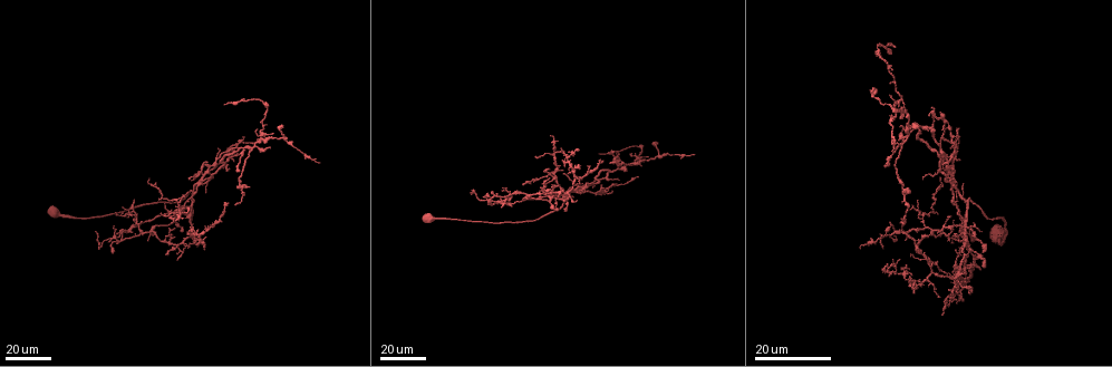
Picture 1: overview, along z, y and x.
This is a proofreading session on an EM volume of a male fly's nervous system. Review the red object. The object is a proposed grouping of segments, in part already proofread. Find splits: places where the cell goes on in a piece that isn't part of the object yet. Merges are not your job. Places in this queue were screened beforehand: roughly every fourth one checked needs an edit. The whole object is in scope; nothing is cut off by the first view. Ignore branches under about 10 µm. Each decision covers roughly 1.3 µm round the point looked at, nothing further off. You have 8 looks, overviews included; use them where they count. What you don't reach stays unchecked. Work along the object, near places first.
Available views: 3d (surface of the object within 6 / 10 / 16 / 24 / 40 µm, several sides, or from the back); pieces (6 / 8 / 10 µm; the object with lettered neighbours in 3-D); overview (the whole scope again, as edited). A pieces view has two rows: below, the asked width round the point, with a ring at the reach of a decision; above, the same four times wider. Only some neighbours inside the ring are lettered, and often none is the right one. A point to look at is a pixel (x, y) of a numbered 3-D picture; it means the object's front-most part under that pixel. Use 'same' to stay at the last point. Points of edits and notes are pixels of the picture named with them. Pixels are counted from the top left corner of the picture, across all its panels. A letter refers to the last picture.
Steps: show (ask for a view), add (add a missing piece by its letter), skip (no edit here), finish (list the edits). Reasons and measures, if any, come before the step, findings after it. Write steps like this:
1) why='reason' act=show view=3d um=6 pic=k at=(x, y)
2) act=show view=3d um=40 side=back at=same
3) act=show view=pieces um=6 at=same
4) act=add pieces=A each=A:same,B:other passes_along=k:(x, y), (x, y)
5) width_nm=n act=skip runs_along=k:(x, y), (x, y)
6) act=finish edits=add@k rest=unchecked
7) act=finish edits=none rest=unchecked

why='free end' act=show view=3d um=24 pic=1 at=(873, 90)

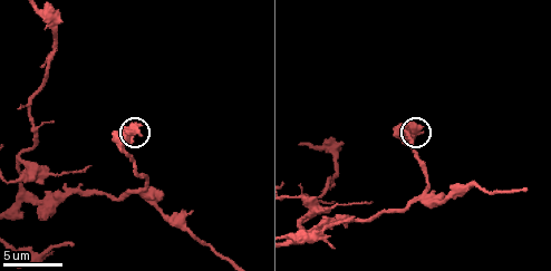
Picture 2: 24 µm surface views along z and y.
act=show view=pieces um=6 pic=2 at=(138, 126)

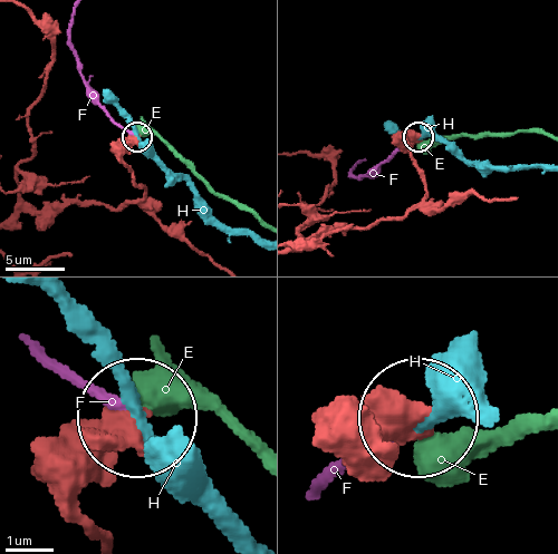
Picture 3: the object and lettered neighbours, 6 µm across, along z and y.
act=skip each=E:other,F:other,H:other runs_along=3:(48, 209), (136, 201), (143, 186), (122, 156), (135, 139) found='none of them fits'

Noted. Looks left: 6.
why='branch stops here' act=show view=3d um=10 pic=2 at=(351, 218)

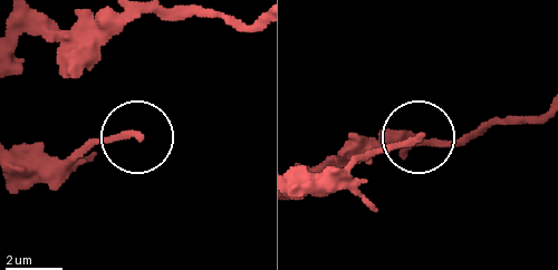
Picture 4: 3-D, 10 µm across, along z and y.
act=show view=pieces um=8 pic=4 at=(139, 136)

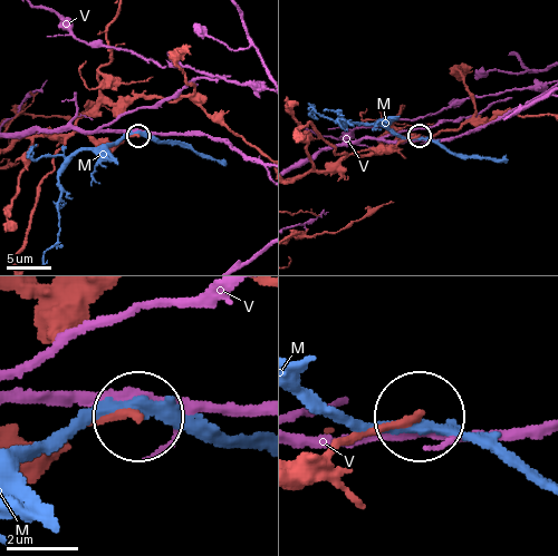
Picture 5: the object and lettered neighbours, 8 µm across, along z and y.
act=skip each=M:other,V:other found='none of them fits'

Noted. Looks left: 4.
why='tapers out' act=show view=3d um=40 pic=1 at=(556, 164)

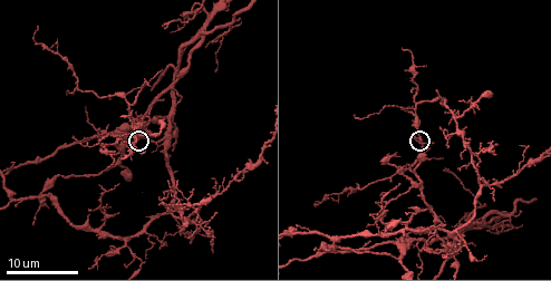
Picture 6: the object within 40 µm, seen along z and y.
act=show view=pieces um=8 pic=6 at=(413, 137)

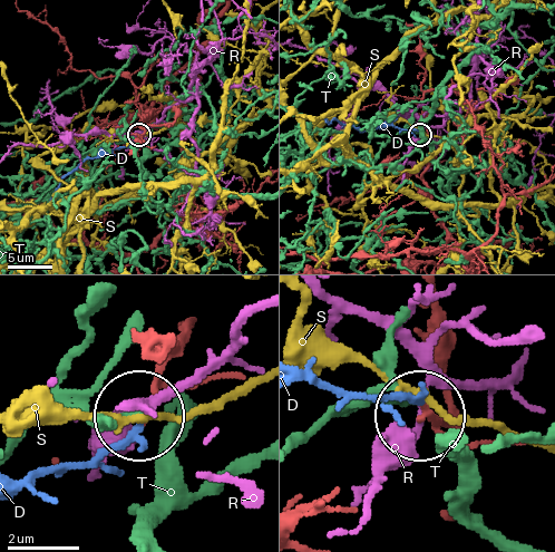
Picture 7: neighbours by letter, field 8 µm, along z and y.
width_nm=160 act=add pieces=D each=D:same,R:other,S:other,T:other found='the cell continues'

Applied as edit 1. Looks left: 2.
why='an open end' act=show view=3d um=40 pic=1 at=(944, 165)

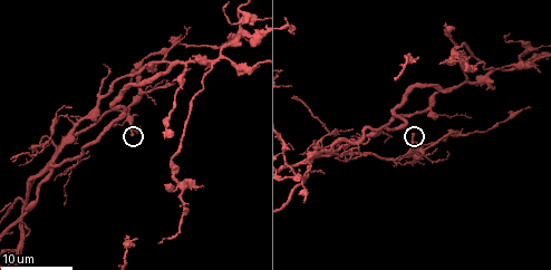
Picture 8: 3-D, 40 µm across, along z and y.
act=show view=pieces um=10 pic=8 at=(134, 132)

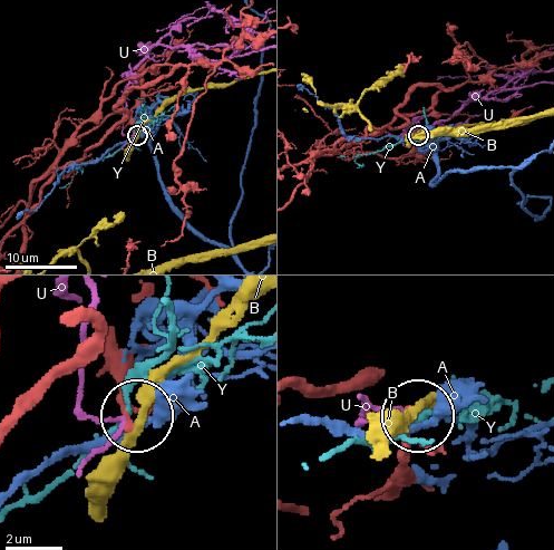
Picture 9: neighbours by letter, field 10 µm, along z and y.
act=skip each=A:other,B:other,U:other,Y:other found='none of them fits'

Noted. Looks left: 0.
act=finish edits=add@7 rest=unchecked

